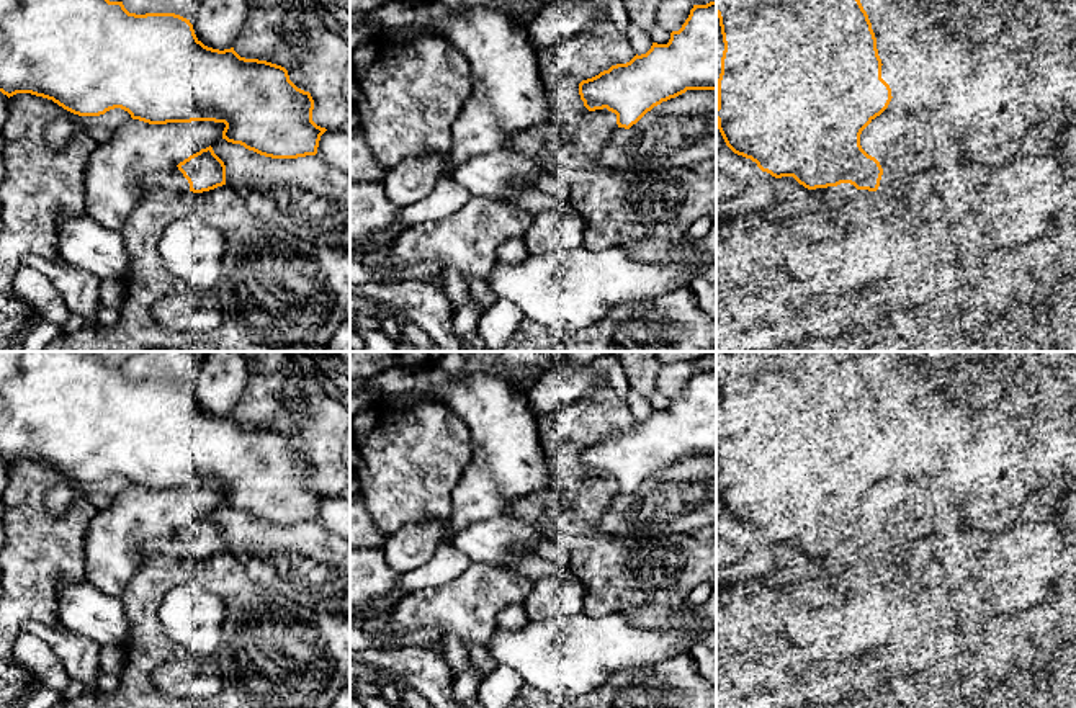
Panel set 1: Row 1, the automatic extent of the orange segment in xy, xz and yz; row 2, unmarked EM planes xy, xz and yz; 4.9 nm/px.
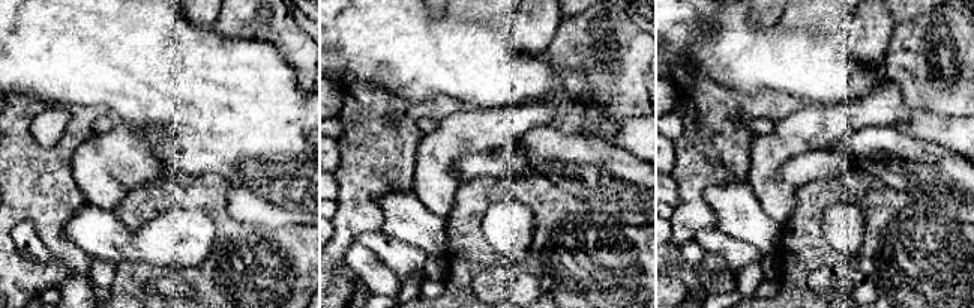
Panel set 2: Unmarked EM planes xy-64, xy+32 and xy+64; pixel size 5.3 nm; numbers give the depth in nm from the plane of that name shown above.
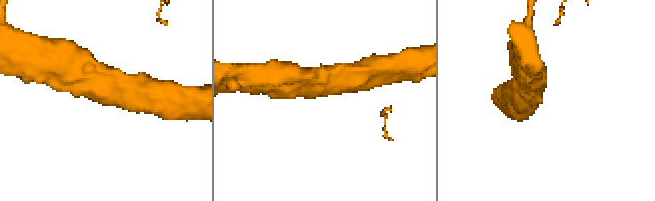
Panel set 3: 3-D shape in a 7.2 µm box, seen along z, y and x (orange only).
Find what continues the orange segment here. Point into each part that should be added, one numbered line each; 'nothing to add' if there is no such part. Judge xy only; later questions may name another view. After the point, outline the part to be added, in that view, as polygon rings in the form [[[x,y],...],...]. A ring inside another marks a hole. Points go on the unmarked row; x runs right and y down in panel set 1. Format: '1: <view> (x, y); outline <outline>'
1: xy (172, 545); outline [[[173,533],[167,538],[154,538],[146,543],[144,546],[147,558],[152,556],[172,556],[177,559],[186,559],[190,558],[190,549],[183,543],[183,540],[178,536],[178,533]]]

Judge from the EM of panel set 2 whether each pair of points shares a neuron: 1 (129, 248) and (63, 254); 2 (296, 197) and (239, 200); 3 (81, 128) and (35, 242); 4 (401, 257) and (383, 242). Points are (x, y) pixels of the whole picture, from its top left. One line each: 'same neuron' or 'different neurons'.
1: different neurons
2: same neuron
3: different neurons
4: same neuron

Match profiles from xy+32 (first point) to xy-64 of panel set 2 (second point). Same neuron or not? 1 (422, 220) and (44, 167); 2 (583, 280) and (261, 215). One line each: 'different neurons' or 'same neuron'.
1: different neurons
2: different neurons

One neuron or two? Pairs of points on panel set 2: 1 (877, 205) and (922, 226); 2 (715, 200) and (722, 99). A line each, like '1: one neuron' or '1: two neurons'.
1: one neuron
2: two neurons

